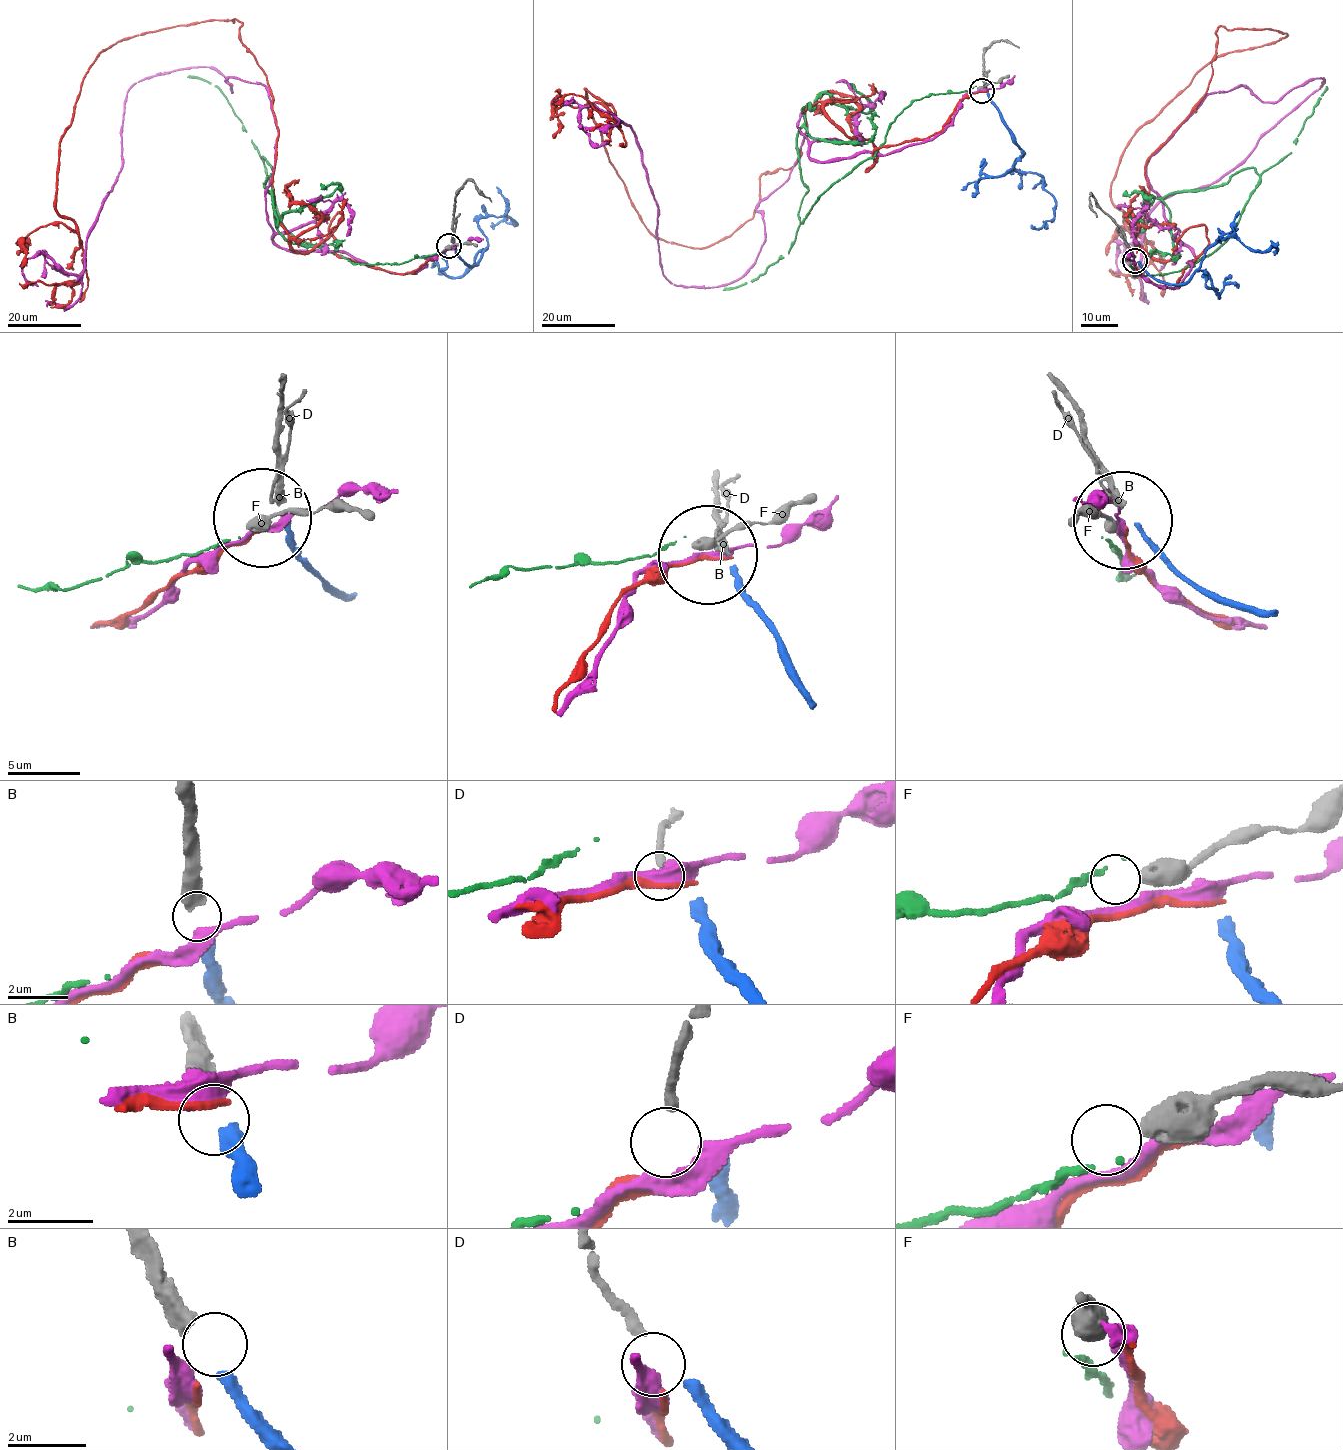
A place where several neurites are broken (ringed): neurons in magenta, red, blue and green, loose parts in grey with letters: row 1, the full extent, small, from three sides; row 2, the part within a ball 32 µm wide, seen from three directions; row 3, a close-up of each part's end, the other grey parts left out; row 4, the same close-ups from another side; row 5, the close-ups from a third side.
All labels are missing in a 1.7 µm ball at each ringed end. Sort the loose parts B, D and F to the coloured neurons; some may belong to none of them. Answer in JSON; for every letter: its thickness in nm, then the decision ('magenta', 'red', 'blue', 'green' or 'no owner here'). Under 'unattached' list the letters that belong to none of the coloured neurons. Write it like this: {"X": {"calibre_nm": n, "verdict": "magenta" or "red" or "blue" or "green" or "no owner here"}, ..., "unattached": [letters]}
{"B": {"calibre_nm": 550, "verdict": "blue"}, "D": {"calibre_nm": 260, "verdict": "no owner here"}, "F": {"calibre_nm": 550, "verdict": "no owner here"}, "unattached": ["D", "F"]}

